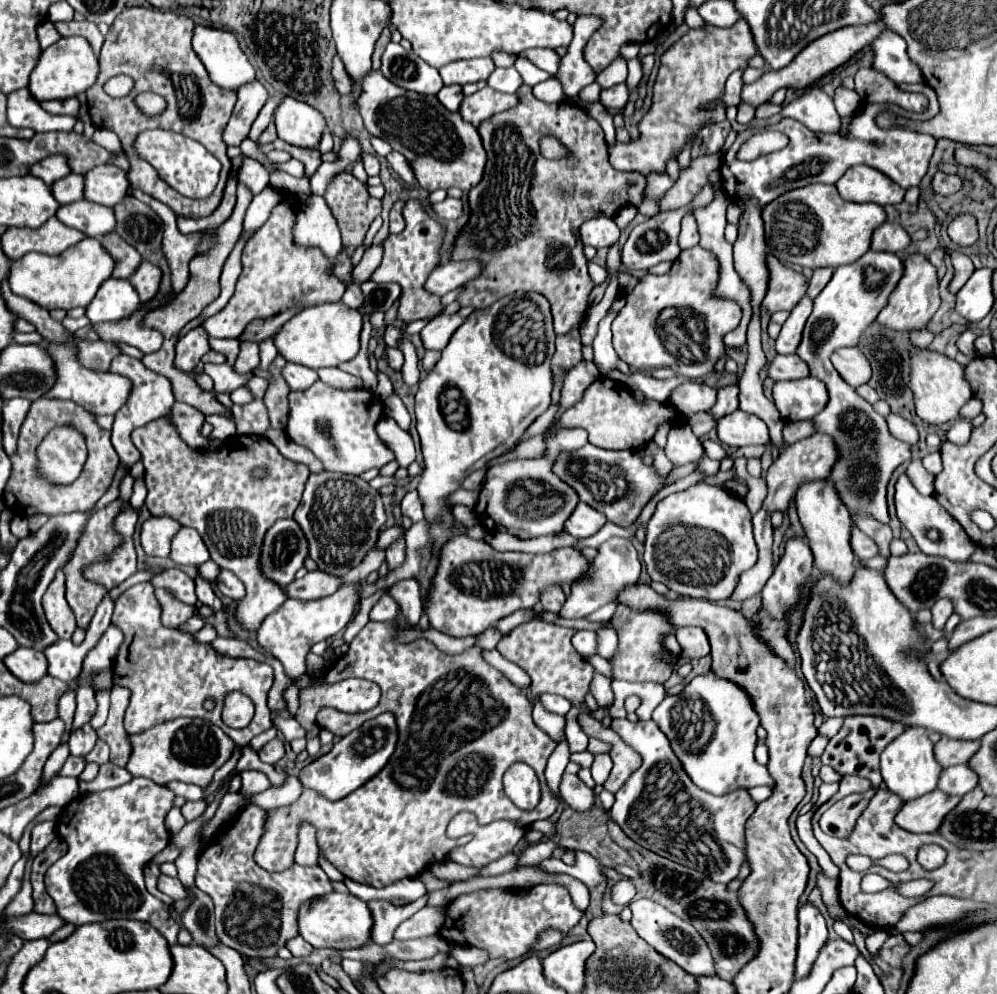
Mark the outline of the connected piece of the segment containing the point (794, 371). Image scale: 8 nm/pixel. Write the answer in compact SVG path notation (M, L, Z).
M777 354L775 360L769 364L769 378L773 382L799 380L805 376L809 376L809 368L805 366L805 362L797 354L789 354L789 356Z

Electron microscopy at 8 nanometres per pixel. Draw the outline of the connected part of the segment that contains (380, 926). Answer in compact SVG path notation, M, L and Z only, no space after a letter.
M425 896L411 902L409 906L397 908L387 900L373 900L369 902L369 910L373 914L373 930L371 930L371 940L379 946L387 946L393 940L393 932L395 928L407 920L409 916L413 916L417 910L421 910L425 906Z

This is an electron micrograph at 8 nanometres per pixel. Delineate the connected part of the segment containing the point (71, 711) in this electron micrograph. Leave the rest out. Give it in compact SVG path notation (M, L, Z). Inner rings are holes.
M67 690L61 698L59 698L59 718L65 722L67 730L61 738L61 742L65 744L69 740L69 732L71 732L71 724L73 724L73 716L75 716L75 694L71 690Z

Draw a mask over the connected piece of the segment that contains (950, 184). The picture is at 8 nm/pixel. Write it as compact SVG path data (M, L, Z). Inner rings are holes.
M937 172L933 178L931 178L931 188L935 194L941 194L941 196L947 196L947 194L955 194L959 192L963 186L963 180L959 176L949 176L949 174L943 174L943 172Z

